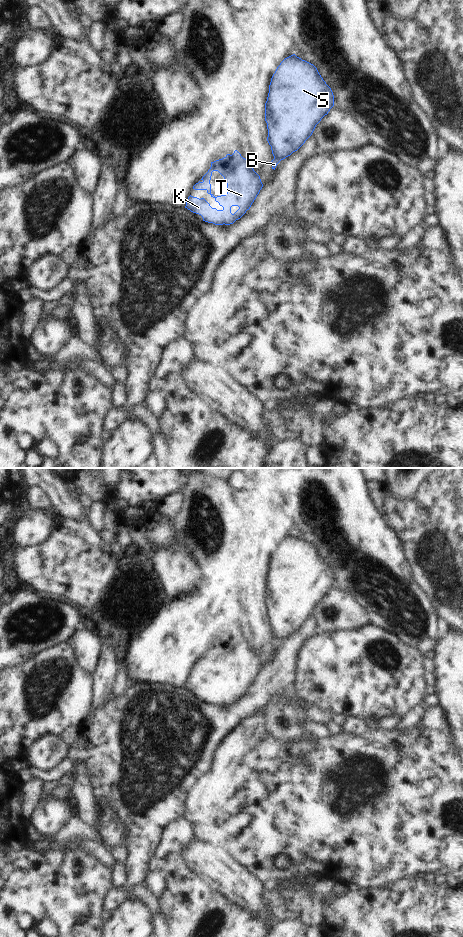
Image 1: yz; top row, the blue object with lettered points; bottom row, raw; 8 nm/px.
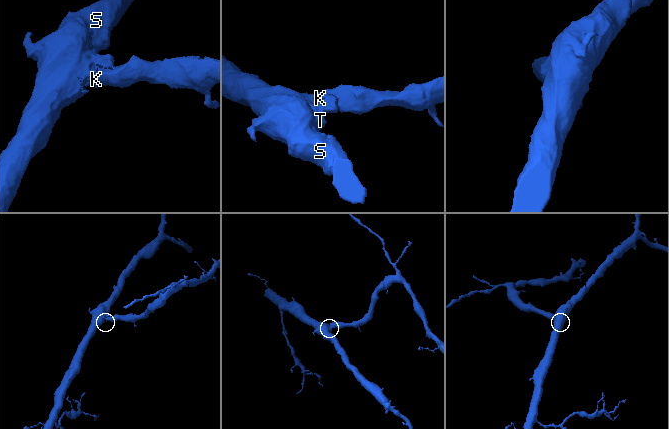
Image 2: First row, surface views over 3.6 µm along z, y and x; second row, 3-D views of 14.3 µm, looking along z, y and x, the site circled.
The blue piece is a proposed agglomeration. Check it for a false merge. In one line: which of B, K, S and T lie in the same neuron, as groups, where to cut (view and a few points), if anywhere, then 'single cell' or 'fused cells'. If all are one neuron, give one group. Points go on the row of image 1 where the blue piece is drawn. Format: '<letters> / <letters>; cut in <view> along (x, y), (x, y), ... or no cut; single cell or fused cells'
B K S T; no cut; single cell

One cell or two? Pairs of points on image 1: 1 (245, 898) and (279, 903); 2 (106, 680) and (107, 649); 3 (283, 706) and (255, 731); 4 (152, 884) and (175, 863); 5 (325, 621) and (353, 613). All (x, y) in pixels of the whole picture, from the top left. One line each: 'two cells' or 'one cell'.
1: two cells
2: one cell
3: two cells
4: one cell
5: one cell

